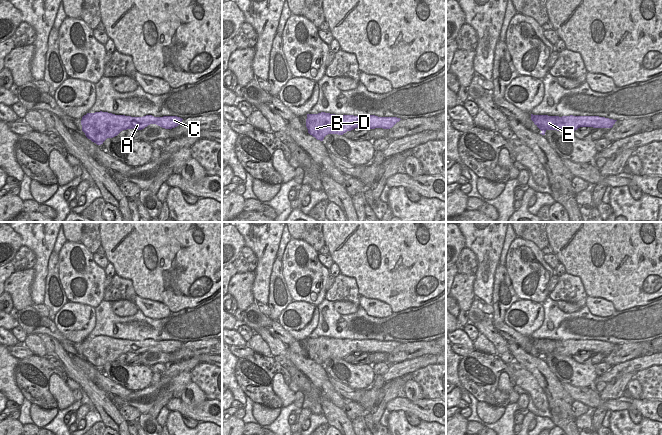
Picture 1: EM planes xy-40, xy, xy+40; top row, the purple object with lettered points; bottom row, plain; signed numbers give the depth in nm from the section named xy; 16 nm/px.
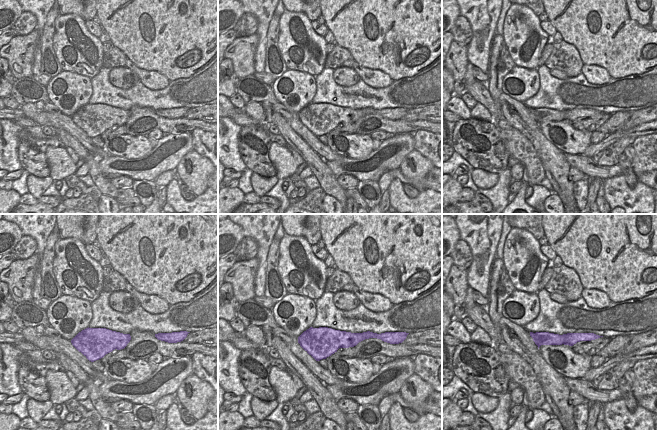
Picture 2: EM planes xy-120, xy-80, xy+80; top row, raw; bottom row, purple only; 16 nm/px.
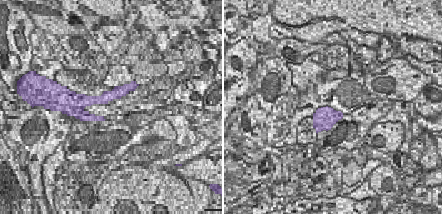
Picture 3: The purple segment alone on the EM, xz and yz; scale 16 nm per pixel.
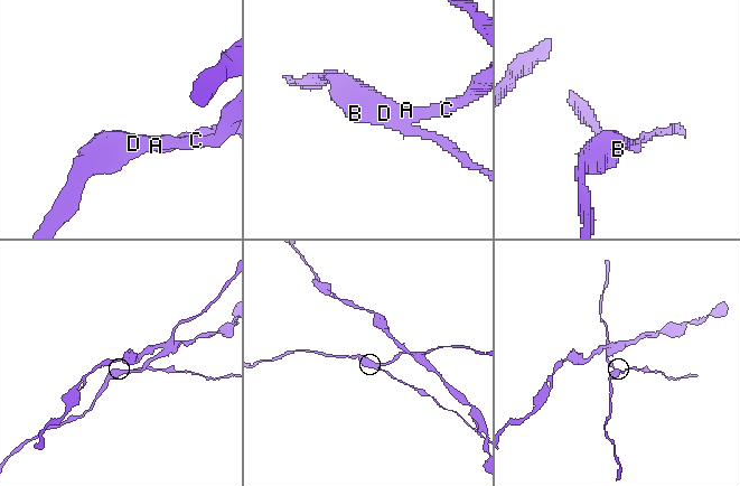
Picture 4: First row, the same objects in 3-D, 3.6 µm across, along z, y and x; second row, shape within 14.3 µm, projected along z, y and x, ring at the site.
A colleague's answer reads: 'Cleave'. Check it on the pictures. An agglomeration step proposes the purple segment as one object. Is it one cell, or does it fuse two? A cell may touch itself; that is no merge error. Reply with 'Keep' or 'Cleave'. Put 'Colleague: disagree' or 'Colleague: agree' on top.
Colleague: agree
Cleave

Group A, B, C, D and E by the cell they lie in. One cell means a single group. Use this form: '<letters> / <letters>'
A B C D / E

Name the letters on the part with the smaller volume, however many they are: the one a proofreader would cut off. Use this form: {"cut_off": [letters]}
{"cut_off": ["E"]}

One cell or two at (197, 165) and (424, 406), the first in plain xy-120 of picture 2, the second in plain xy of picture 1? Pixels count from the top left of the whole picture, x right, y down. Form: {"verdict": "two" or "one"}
{"verdict": "two"}

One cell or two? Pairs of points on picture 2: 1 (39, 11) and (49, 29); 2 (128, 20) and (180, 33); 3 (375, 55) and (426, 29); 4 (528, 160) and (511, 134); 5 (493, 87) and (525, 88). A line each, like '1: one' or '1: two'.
1: two
2: one
3: one
4: one
5: two

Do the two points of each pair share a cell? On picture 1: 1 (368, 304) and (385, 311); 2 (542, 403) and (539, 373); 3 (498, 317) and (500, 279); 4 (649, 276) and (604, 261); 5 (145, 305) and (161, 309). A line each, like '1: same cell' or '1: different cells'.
1: same cell
2: different cells
3: same cell
4: same cell
5: same cell

